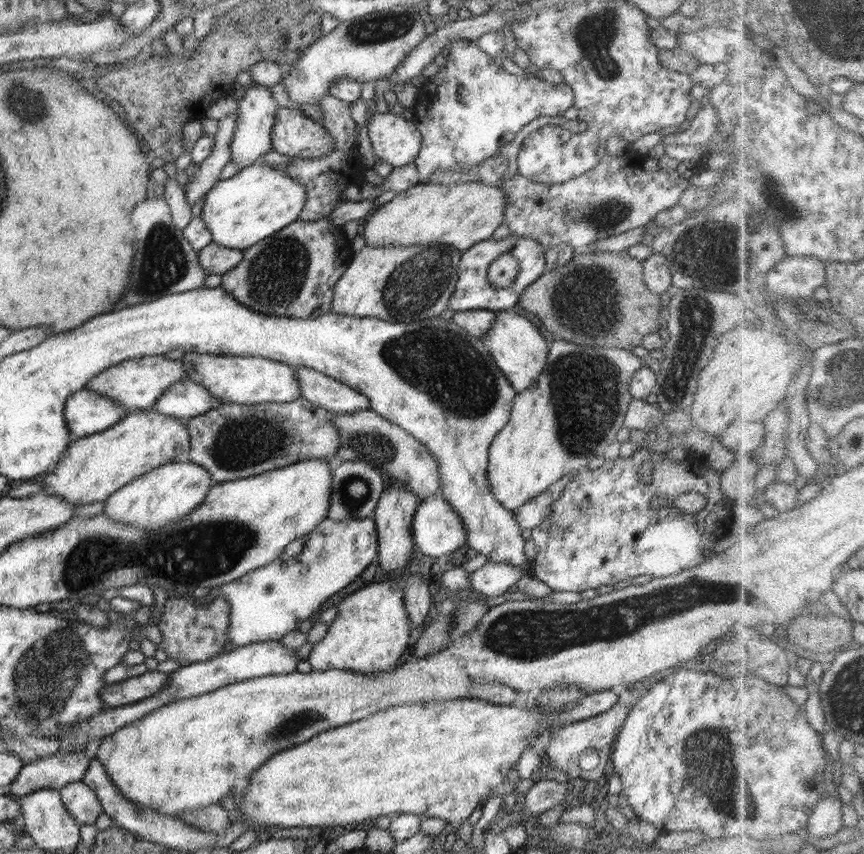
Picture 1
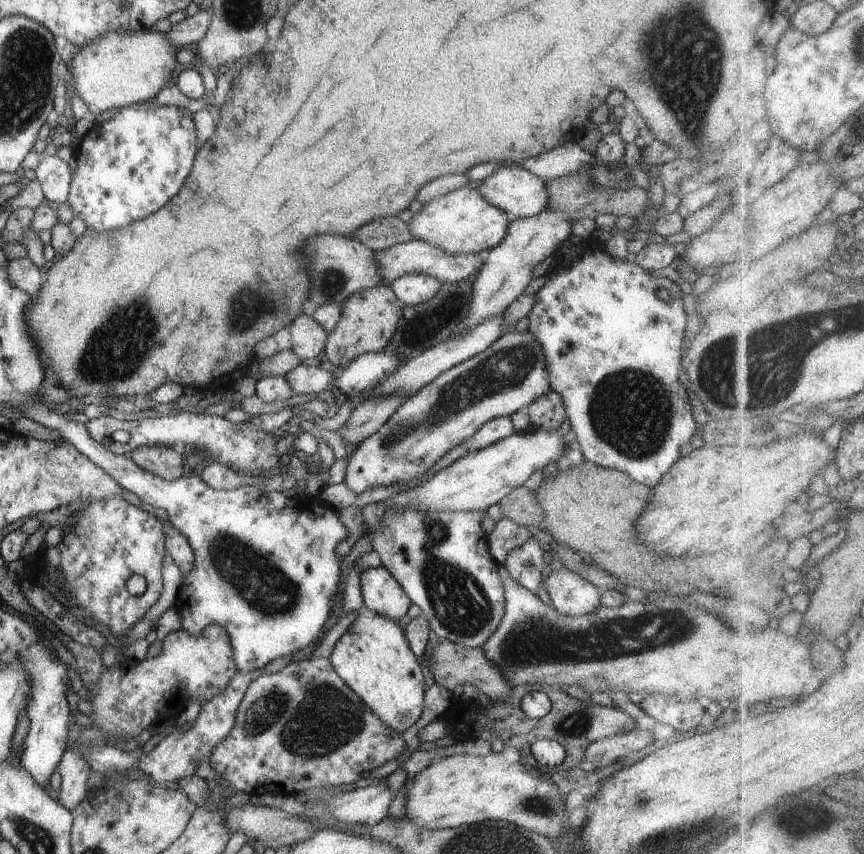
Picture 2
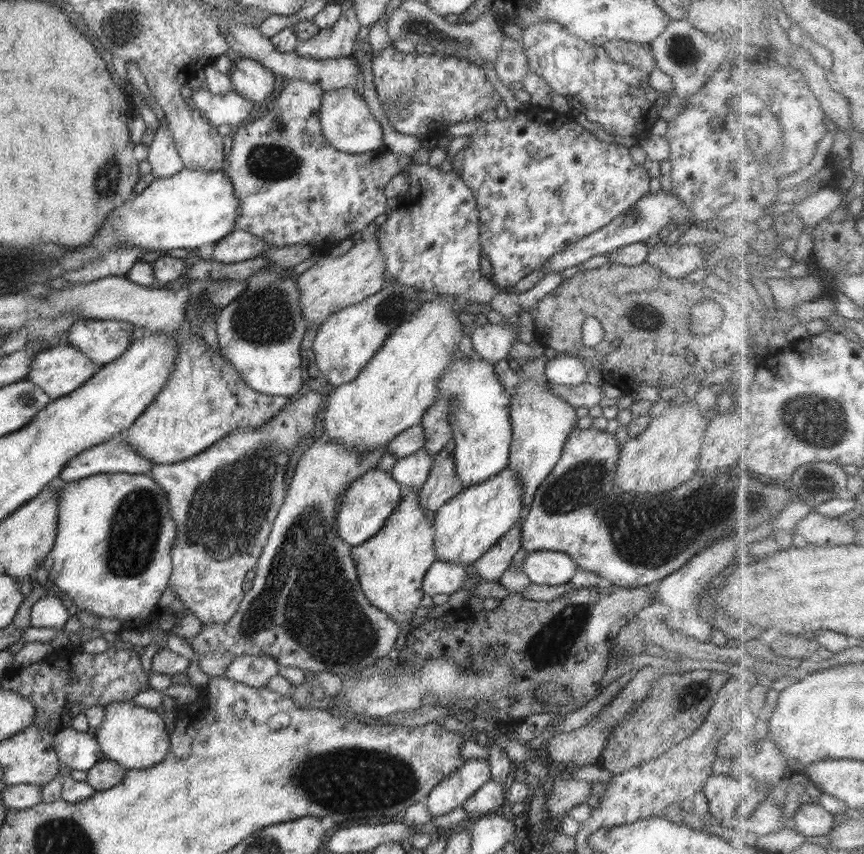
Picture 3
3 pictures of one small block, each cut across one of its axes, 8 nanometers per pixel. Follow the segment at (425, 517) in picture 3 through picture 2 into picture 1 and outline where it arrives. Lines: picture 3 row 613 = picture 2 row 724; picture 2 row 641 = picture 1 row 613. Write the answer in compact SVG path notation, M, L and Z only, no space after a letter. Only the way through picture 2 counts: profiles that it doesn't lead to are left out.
M377 577L368 582L364 588L342 599L338 604L336 618L332 621L324 638L310 650L307 661L312 665L312 671L353 670L355 674L360 675L391 672L391 669L398 667L398 660L402 658L409 646L410 632L410 618L406 612L403 591L400 590L399 584L390 577Z

